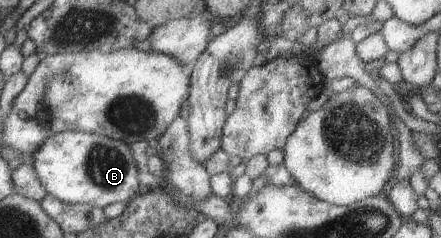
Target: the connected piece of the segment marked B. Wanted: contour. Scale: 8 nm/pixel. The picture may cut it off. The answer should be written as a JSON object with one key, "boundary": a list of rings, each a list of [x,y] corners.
{"boundary":[[[67,130],[51,134],[43,140],[43,144],[31,154],[29,162],[43,186],[46,194],[53,196],[65,204],[88,204],[103,208],[114,202],[127,202],[137,194],[139,178],[137,168],[131,156],[129,145],[101,134],[83,132],[82,130]]]}

